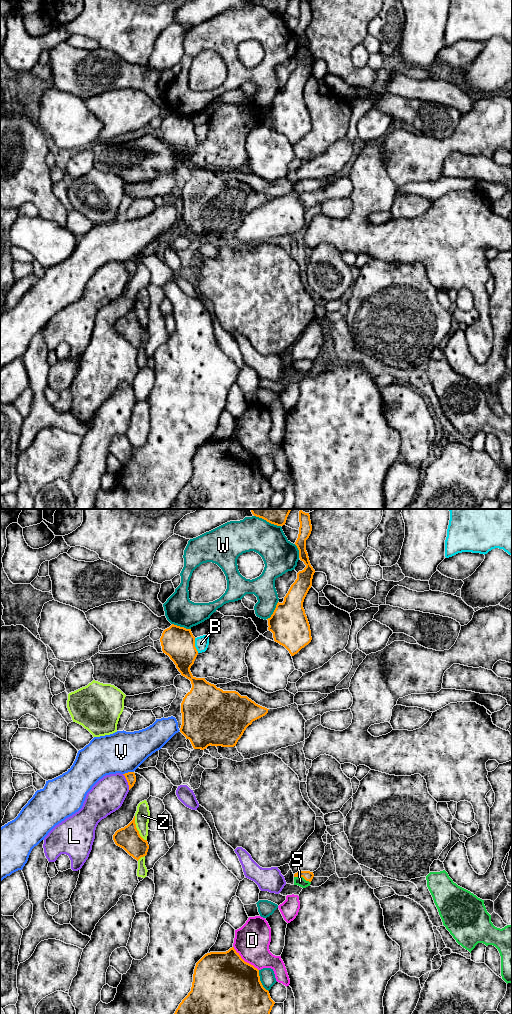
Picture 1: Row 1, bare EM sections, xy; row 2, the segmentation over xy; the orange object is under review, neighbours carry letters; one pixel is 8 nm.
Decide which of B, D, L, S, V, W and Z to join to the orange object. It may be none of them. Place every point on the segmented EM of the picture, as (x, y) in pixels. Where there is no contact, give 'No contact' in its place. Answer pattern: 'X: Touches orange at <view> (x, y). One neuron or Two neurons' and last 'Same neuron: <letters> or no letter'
B: Touches orange at xy (194, 645). Two neurons
D: Touches orange at xy (243, 960). Two neurons
L: Touches orange at xy (127, 781). Two neurons
S: Touches orange at xy (302, 876). One neuron
V: Touches orange at xy (128, 772). Two neurons
W: Touches orange at xy (260, 981). Two neurons
Z: Touches orange at xy (136, 829). Two neurons
Same neuron: S

